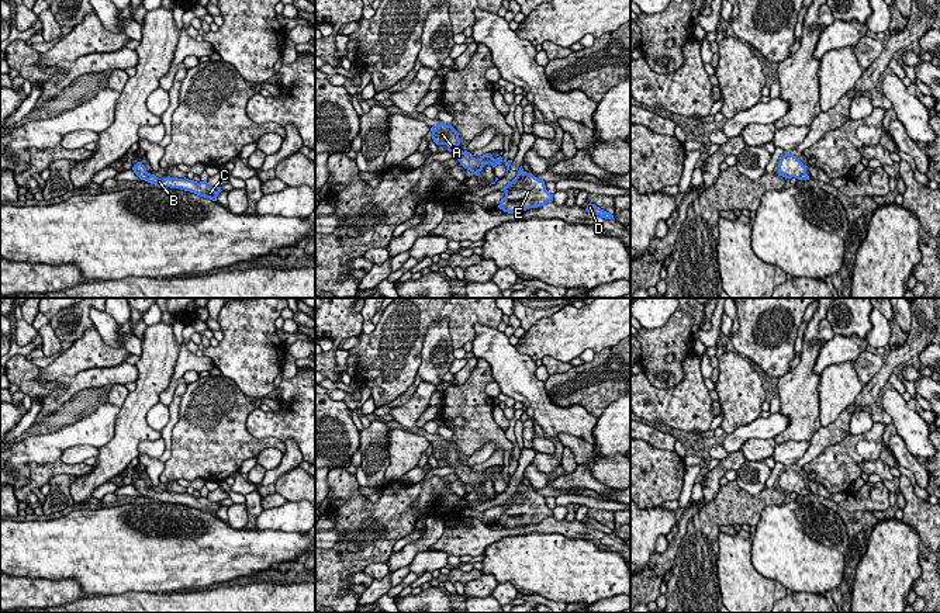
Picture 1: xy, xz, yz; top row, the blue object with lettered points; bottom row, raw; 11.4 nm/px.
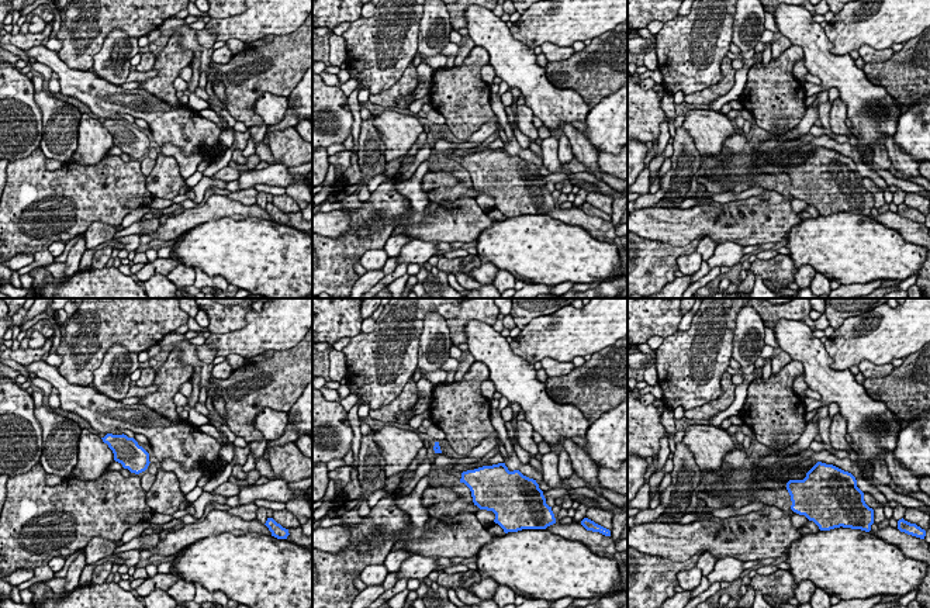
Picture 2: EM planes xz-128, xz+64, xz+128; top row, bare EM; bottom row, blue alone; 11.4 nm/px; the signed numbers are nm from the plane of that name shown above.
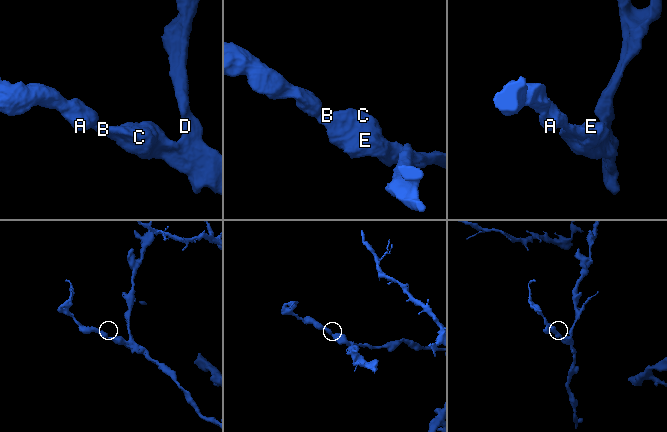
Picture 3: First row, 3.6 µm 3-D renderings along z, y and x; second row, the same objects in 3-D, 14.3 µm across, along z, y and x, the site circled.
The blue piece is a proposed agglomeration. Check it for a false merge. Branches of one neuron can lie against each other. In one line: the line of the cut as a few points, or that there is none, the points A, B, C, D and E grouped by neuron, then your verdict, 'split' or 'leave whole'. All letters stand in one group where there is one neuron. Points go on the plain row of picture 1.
cut none; groups A B C D E; leave whole

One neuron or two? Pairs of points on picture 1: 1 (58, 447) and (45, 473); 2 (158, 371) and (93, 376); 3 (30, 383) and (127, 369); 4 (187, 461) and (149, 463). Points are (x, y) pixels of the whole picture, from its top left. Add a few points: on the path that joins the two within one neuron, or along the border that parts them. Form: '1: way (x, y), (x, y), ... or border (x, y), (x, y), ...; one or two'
1: border (59, 459), (51, 463), (31, 463), (27, 484); two
2: border (134, 366), (137, 370), (135, 383); two
3: way (54, 390), (73, 385), (82, 380), (103, 377); one
4: border (165, 463), (159, 477), (161, 485); two

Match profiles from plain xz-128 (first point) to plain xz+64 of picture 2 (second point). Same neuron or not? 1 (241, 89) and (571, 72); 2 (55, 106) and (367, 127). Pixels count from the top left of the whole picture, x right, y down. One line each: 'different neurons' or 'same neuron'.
1: same neuron
2: same neuron

